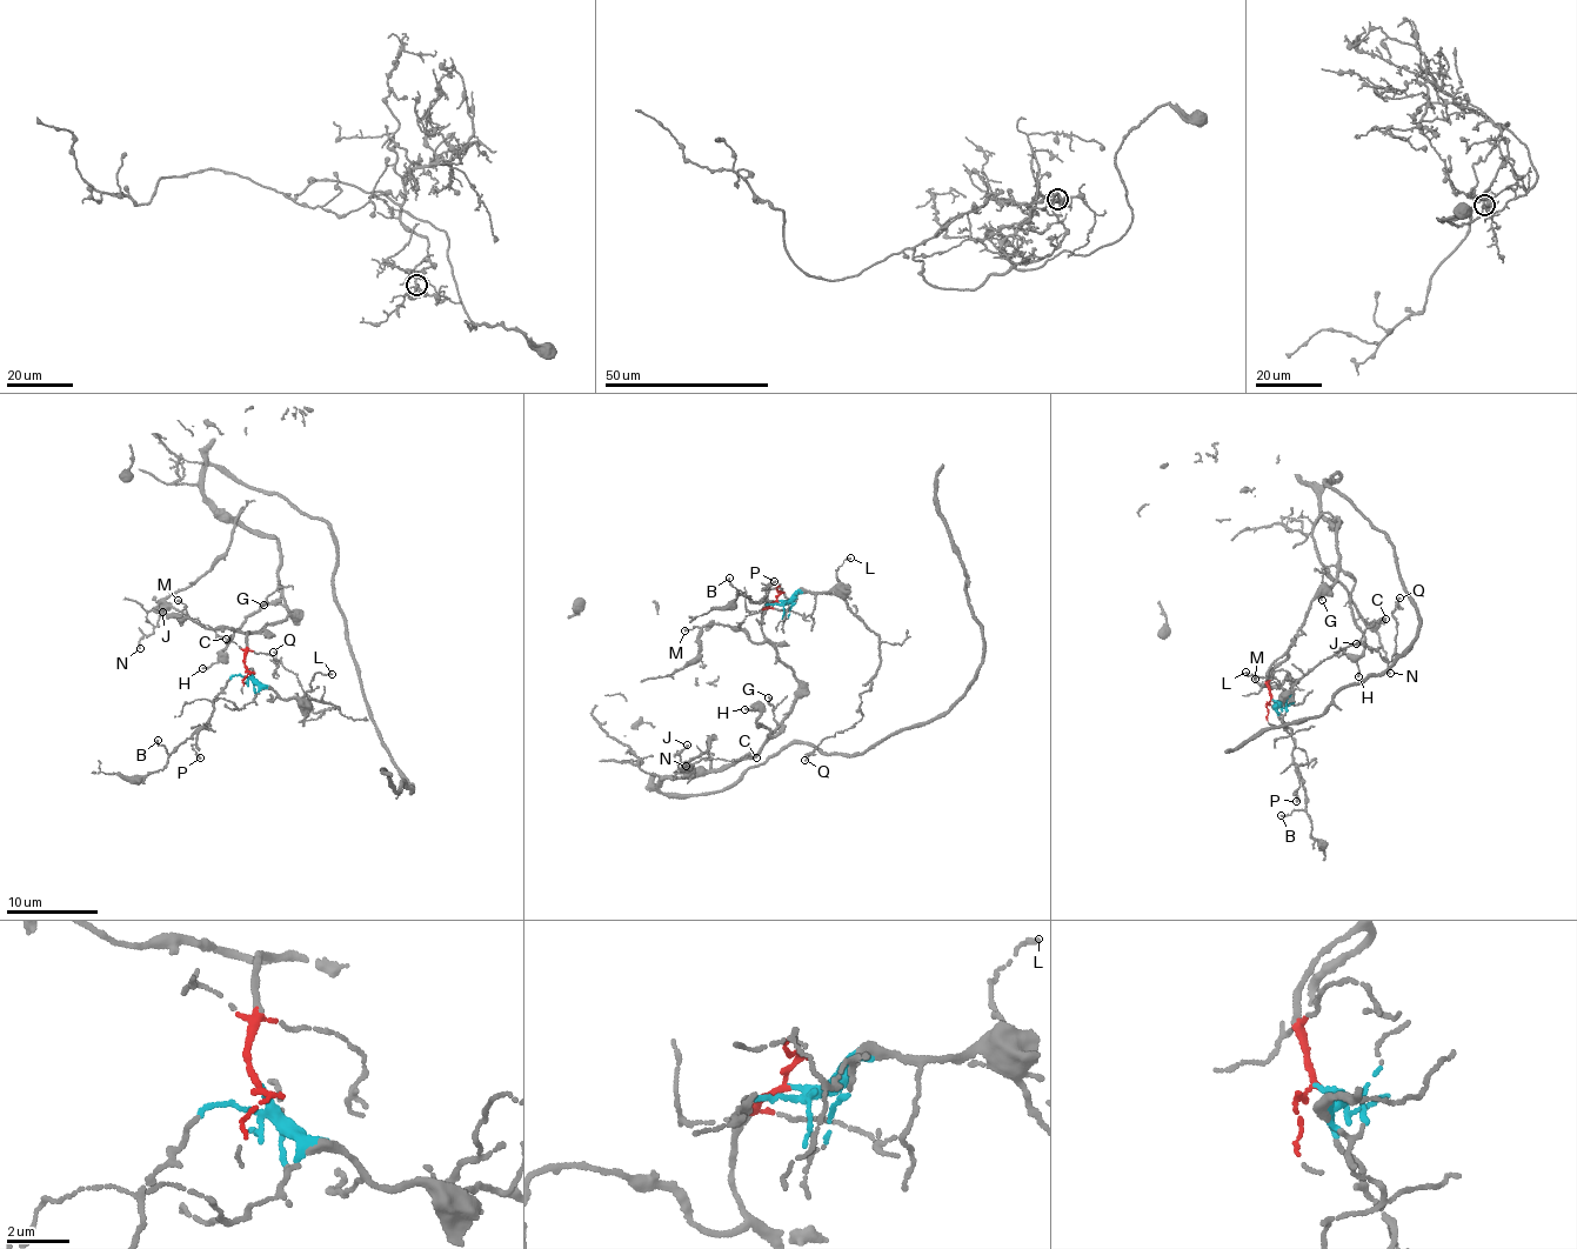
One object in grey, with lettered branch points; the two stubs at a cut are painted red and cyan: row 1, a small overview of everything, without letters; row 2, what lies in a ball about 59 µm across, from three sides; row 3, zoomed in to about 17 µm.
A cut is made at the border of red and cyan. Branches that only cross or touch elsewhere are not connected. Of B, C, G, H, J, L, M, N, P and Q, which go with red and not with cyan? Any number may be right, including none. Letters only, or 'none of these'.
C, G, H, J, M, N

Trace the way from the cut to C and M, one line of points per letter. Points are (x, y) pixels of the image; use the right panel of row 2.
C: (1273, 700), (1271, 663), (1334, 582), (1340, 520), (1324, 512), (1312, 528), (1315, 552), (1368, 626), (1385, 619)
M: (1273, 700), (1267, 670), (1283, 655), (1288, 656), (1263, 687), (1255, 679)

